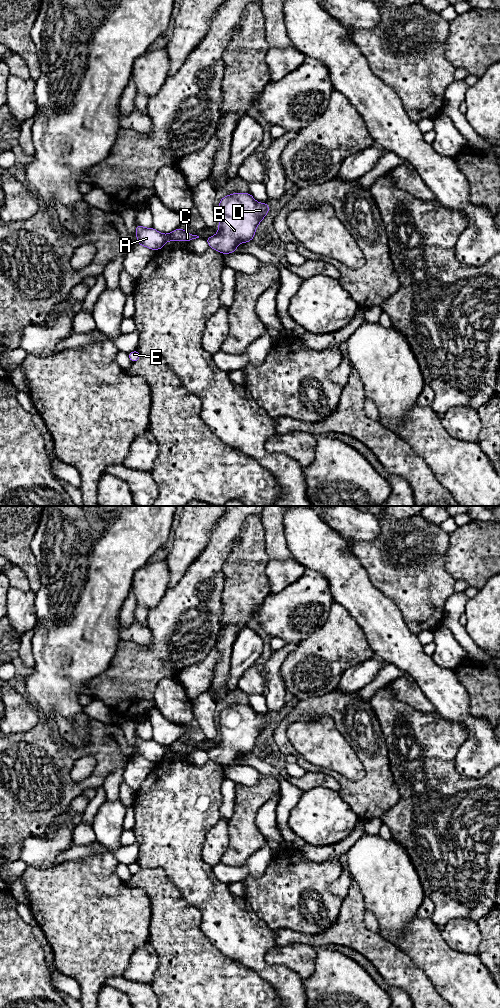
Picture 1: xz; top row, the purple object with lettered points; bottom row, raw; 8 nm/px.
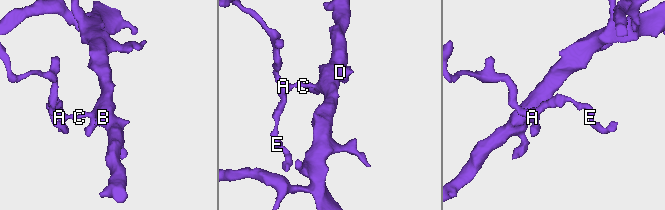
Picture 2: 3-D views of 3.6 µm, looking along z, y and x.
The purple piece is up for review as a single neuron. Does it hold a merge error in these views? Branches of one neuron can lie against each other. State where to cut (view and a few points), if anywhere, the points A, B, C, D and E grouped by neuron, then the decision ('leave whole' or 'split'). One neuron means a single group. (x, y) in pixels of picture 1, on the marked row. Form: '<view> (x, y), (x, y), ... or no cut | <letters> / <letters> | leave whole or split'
no cut | A B C D E | leave whole

